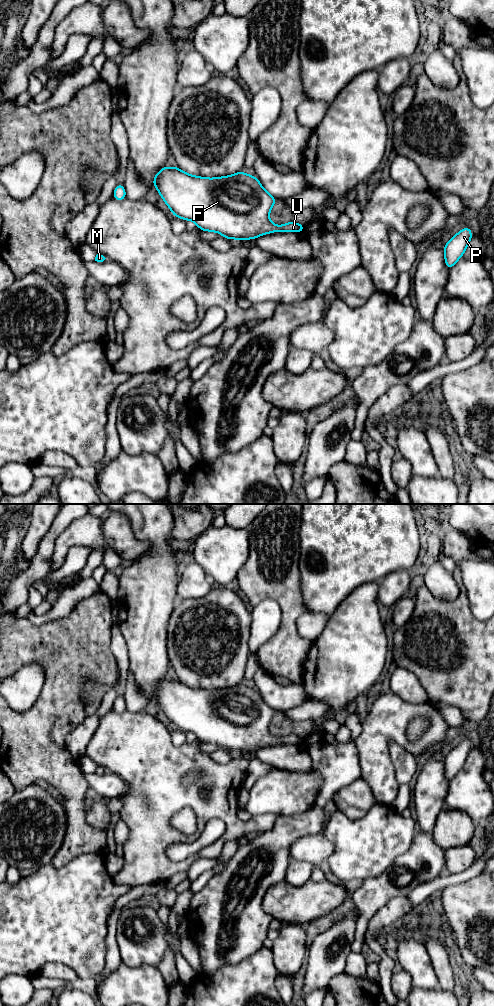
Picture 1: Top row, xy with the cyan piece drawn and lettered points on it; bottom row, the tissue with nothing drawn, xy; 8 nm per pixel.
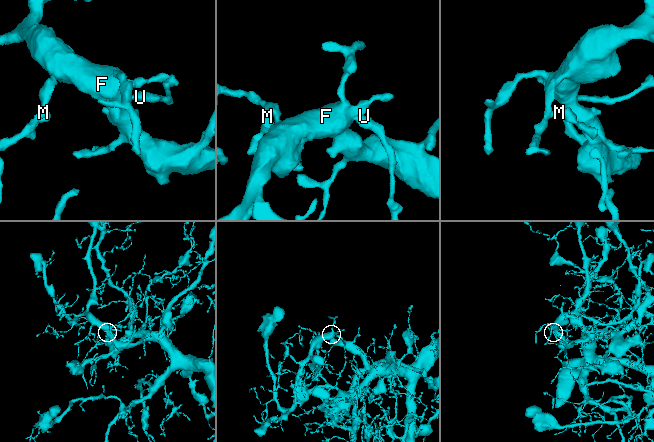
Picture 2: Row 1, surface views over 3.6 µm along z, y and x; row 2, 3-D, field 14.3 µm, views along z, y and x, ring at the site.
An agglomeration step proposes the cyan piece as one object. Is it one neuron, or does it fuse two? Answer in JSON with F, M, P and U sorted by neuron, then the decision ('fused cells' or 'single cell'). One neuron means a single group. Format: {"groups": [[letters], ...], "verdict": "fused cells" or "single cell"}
{"groups": [["F", "M", "P", "U"]], "verdict": "single cell"}

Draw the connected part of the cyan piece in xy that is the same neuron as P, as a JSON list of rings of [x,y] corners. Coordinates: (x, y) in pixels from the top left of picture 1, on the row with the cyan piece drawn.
[[[465,227],[445,244],[445,265],[449,270],[462,257],[471,239],[472,230],[468,227]]]

